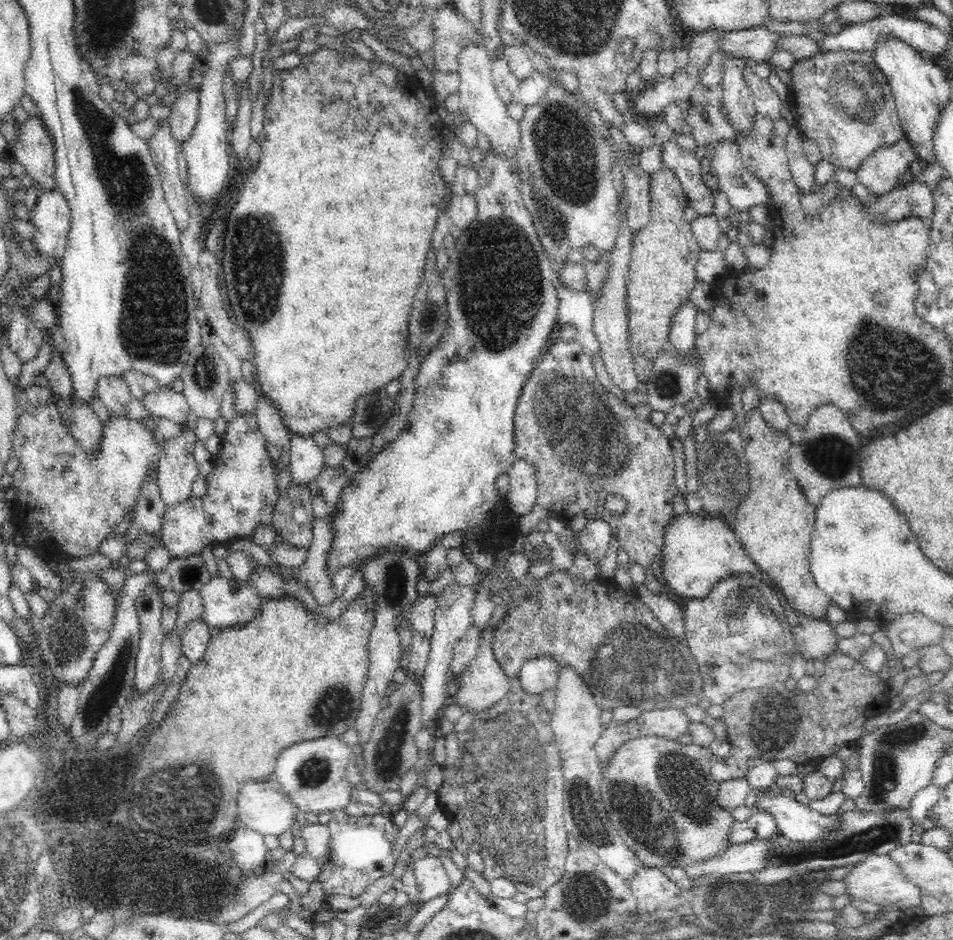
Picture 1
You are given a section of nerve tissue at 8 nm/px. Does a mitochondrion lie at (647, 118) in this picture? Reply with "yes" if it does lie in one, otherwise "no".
no

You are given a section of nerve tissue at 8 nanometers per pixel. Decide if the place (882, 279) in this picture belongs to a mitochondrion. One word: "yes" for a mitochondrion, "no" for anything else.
no

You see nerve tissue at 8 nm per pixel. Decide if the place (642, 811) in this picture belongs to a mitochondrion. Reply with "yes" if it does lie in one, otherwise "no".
yes

